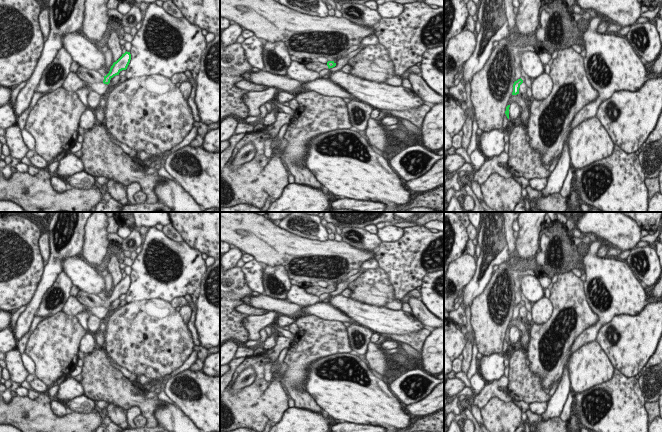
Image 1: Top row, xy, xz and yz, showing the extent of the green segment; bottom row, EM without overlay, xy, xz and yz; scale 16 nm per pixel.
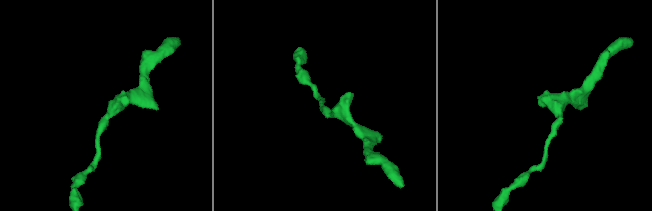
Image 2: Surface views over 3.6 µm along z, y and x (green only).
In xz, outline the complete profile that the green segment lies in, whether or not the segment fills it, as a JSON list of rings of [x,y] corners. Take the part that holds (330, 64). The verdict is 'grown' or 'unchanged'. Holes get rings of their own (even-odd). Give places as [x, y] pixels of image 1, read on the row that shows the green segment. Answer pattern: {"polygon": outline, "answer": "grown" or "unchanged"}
{"polygon": [[[311,61],[307,64],[305,64],[305,67],[309,70],[313,70],[317,73],[319,73],[323,69],[330,69],[336,66],[336,63],[334,61],[328,61],[326,64],[320,63],[318,61]]], "answer": "grown"}

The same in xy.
{"polygon": [[[125,52],[122,56],[113,63],[110,68],[109,73],[106,76],[101,76],[98,71],[95,70],[88,70],[84,67],[80,67],[77,69],[76,74],[77,76],[84,82],[89,84],[94,83],[104,83],[109,84],[110,80],[119,75],[122,70],[126,70],[131,60],[130,52]]], "answer": "grown"}

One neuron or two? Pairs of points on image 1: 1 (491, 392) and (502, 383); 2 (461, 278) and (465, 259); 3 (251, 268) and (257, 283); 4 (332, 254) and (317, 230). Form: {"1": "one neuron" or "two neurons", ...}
{"1": "one neuron", "2": "one neuron", "3": "one neuron", "4": "two neurons"}

